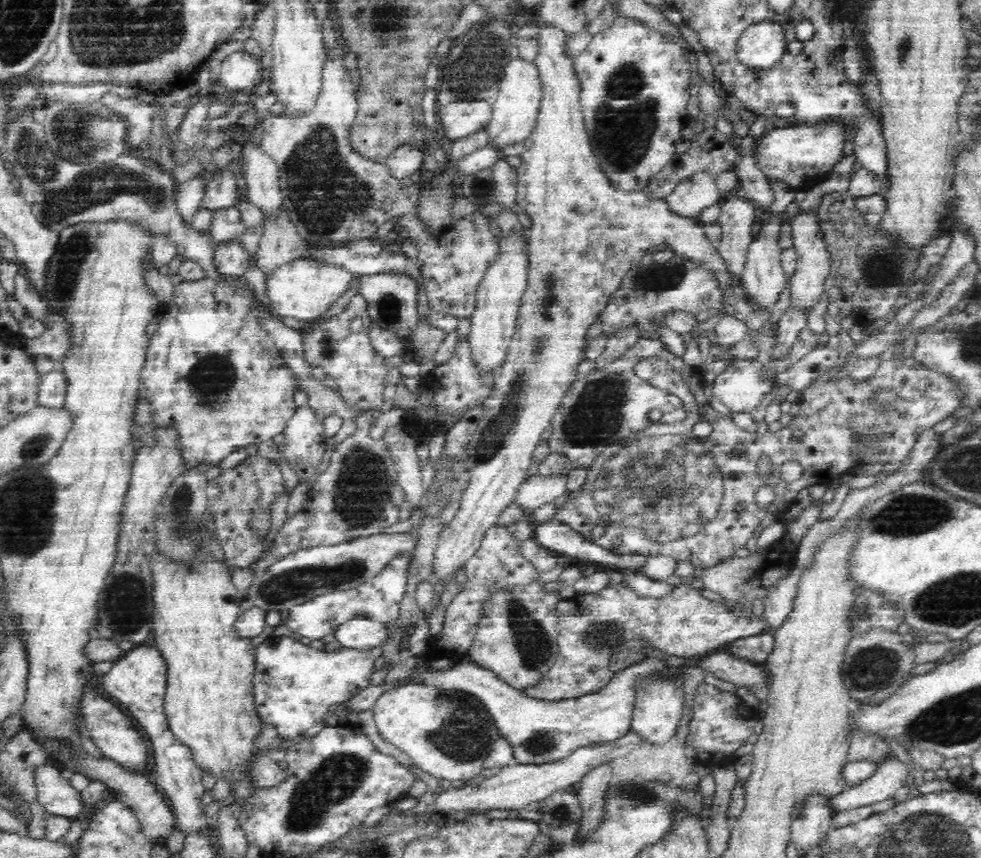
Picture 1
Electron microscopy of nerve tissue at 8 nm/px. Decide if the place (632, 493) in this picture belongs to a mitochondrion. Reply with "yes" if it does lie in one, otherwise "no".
yes

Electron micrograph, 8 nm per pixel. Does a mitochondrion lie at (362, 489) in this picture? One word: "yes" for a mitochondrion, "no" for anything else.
yes

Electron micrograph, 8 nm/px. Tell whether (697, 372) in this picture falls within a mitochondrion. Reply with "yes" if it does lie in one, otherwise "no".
no

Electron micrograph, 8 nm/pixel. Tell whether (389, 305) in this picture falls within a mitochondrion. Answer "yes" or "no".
yes

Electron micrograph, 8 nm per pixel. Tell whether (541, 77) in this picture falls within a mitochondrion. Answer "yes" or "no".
no

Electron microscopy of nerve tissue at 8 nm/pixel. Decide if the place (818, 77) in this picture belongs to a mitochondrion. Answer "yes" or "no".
yes

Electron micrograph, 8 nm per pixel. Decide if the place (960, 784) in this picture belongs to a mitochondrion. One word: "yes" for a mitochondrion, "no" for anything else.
no

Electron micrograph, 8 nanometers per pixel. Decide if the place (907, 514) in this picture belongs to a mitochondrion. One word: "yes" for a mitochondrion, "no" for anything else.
yes

